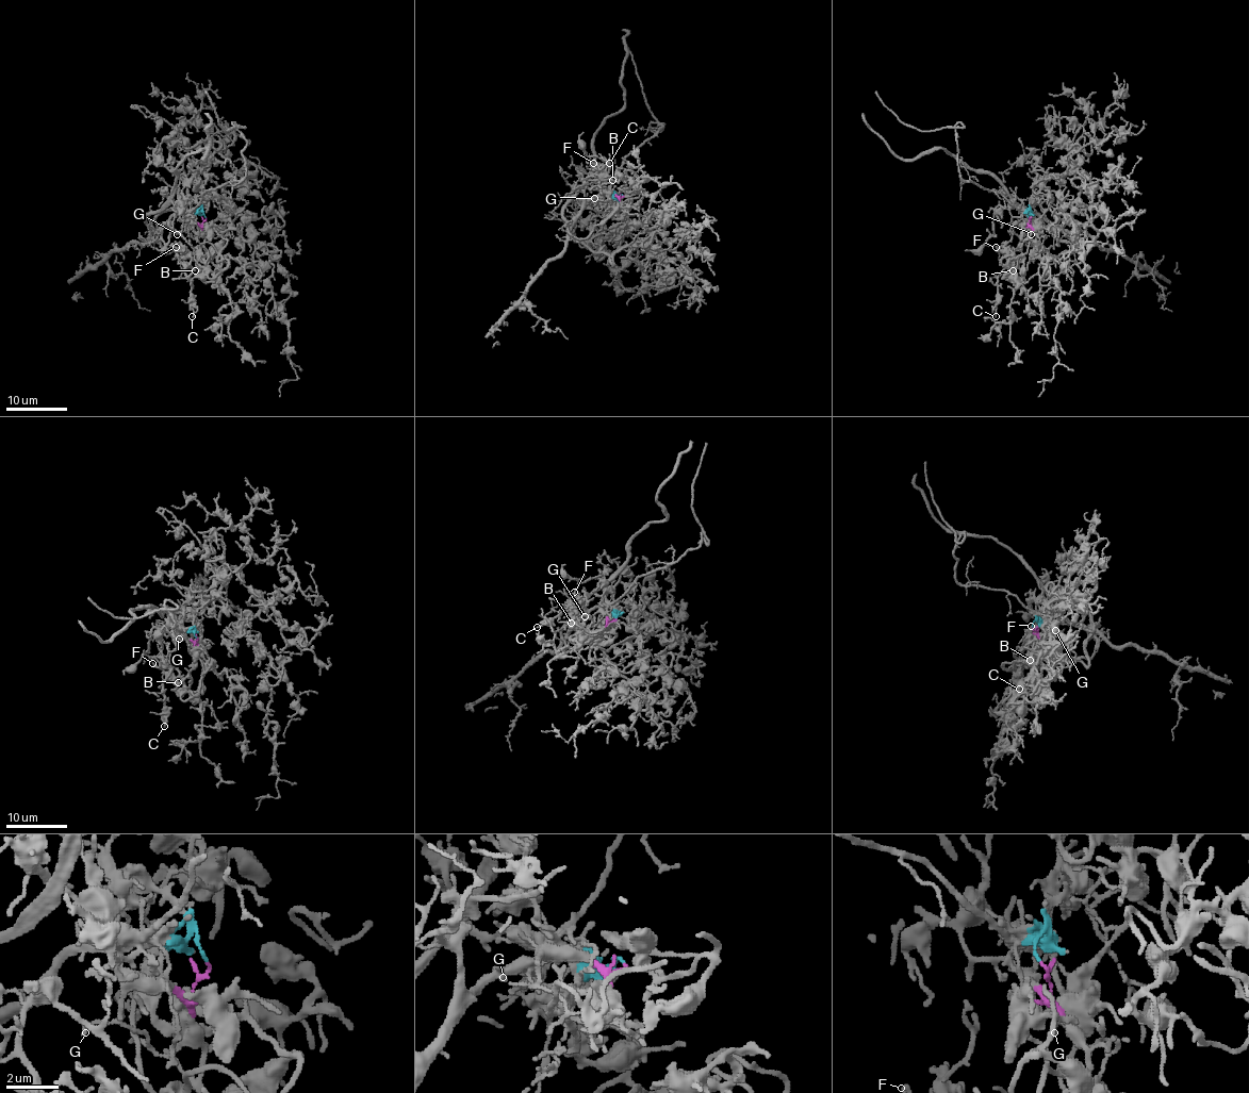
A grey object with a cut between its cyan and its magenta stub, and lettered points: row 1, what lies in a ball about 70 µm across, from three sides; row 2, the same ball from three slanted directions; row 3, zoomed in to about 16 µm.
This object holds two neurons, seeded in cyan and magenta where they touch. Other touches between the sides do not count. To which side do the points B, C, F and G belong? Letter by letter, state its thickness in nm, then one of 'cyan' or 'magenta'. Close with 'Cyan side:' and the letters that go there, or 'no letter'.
B: 280 nm thick; cyan
C: 120 nm thick; cyan
F: 160 nm thick; cyan
G: 140 nm thick; magenta
Cyan side: B, C, F

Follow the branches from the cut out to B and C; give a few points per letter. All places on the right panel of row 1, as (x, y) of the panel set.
B: (1029, 217), (1039, 228), (1037, 246), (1030, 242), (1011, 270), (1015, 257), (1000, 262), (1014, 270)
C: (1029, 217), (1039, 228), (1037, 246), (1030, 242), (1011, 270), (1015, 257), (1000, 262), (995, 316)

